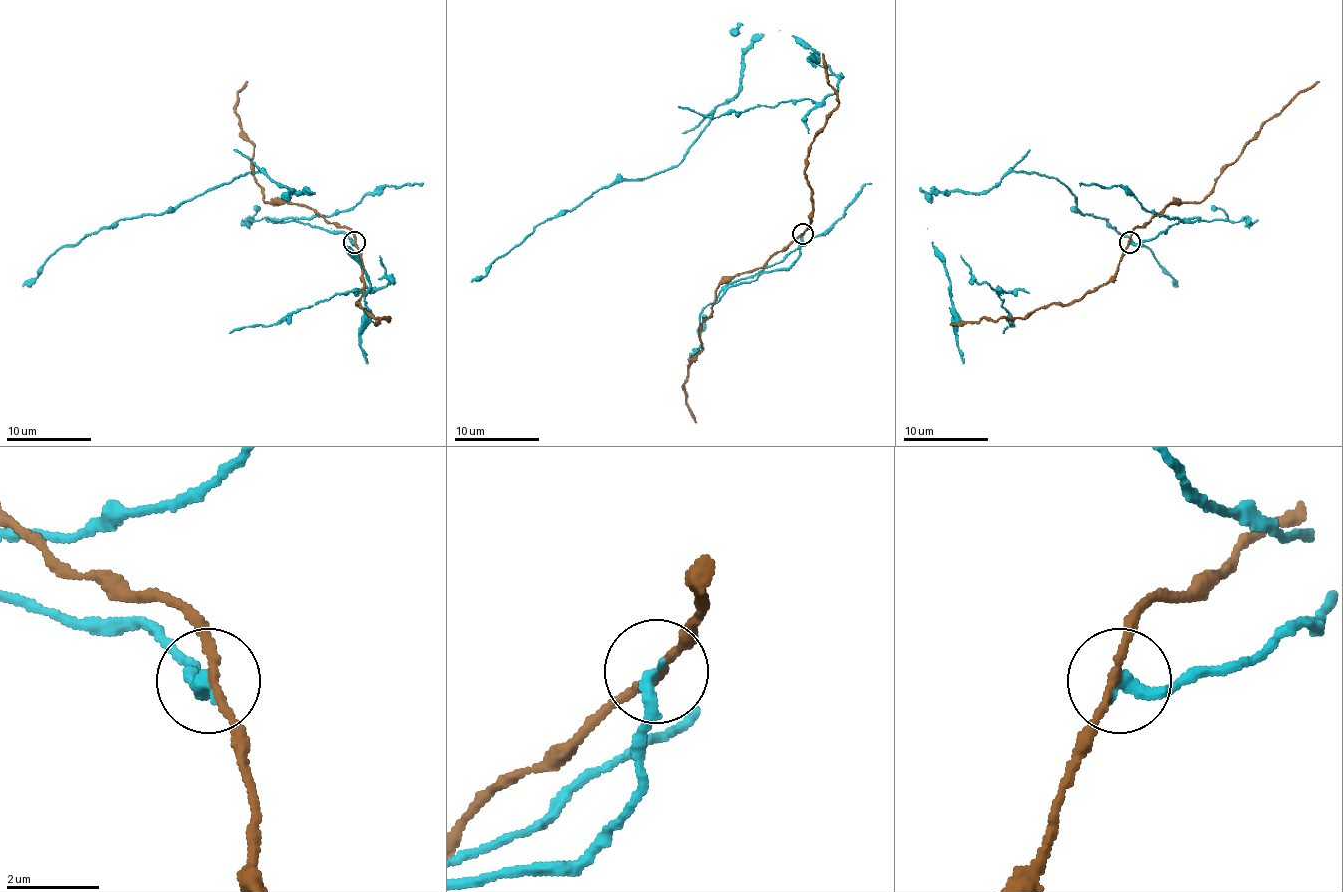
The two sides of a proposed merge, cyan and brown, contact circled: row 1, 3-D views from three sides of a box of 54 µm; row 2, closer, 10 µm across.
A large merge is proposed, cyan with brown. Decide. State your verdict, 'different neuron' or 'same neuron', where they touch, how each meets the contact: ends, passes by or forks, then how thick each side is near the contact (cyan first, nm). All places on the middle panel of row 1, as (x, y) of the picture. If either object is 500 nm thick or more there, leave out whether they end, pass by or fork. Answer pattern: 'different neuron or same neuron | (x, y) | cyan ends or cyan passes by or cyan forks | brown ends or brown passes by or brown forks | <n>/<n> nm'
different neuron | (803, 233) | cyan ends | brown passes by | 280/160 nm

